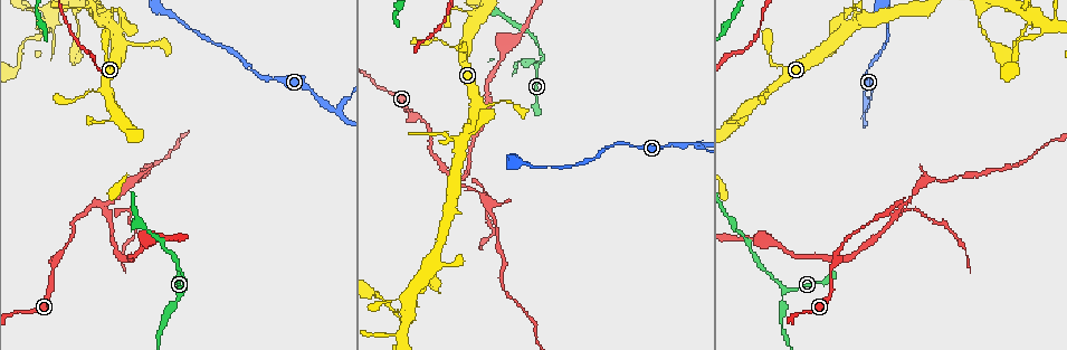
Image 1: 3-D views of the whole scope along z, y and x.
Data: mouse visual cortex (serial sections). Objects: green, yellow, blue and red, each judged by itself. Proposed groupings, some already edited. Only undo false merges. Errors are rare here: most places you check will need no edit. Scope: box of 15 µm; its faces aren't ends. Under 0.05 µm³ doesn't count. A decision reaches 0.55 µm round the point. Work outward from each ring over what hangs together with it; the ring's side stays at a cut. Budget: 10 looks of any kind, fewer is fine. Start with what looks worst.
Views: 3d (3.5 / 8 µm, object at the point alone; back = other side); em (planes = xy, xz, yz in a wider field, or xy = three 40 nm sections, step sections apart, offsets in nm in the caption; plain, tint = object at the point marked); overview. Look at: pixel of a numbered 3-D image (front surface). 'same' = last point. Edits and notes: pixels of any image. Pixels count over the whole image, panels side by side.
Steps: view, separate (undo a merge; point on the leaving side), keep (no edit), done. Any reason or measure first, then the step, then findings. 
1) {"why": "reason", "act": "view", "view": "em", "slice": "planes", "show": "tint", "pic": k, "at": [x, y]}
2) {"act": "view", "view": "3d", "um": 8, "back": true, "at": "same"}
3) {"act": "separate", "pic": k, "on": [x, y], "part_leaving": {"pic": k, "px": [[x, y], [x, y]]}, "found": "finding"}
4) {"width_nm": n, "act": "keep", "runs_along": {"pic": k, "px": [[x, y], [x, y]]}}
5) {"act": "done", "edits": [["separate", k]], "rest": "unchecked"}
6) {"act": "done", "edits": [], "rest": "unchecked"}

{"act": "view", "view": "3d", "um": 3.5, "pic": 1, "at": [903, 204]}

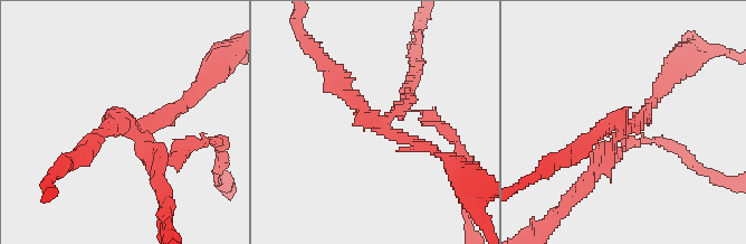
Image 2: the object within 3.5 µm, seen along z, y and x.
{"arms": 3, "arm_widths_nm": [150, 200, 200], "why": "now the EM", "act": "view", "view": "em", "slice": "planes", "show": "tint", "pic": 2, "at": [623, 125]}

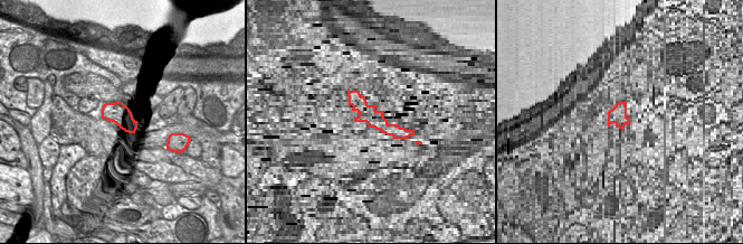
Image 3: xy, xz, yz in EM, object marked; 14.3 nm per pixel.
{"act": "separate", "pic": 2, "on": [594, 156], "part_leaving": {"pic": 2, "px": [[613, 140], [611, 153], [560, 213]]}, "found": "two cells meet here"}

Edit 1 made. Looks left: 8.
{"act": "view", "view": "overview"}

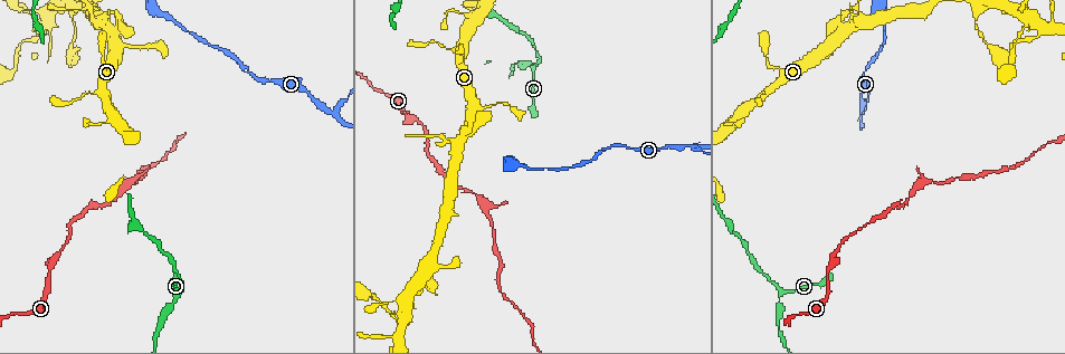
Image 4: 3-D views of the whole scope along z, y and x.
{"why": "three arms meet", "act": "view", "view": "3d", "um": 3.5, "pic": 4, "at": [334, 110]}

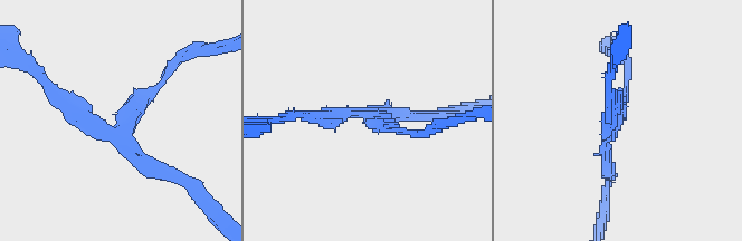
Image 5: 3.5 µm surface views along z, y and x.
{"arm_widths_nm": [150, 150, 200], "act": "separate", "pic": 5, "on": [144, 100], "part_leaving": {"pic": 5, "px": [[121, 128], [165, 77], [172, 63]]}, "found": "two cells meet here"}

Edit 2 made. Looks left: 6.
{"why": "abrupt turn", "act": "view", "view": "3d", "um": 3.5, "pic": 4, "at": [533, 63]}

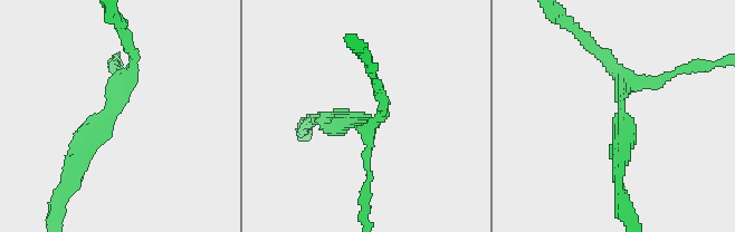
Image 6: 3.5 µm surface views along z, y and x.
{"arms": 3, "arm_widths_nm": [150, 200, 250], "why": "now the EM", "act": "view", "view": "em", "slice": "planes", "show": "tint", "pic": 6, "at": [364, 122]}

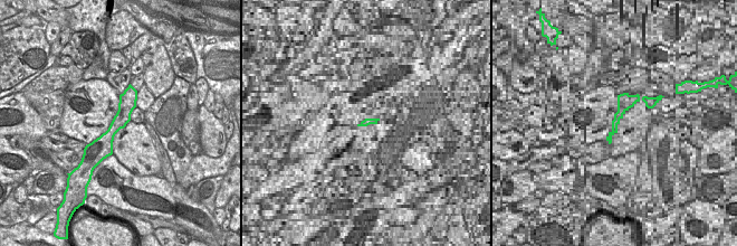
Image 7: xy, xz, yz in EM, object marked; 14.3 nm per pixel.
{"act": "keep", "runs_along": {"pic": 7, "px": [[134, 93], [122, 119], [95, 151]]}, "found": "continuous, no second cell"}

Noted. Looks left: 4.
{"why": "abrupt turn", "act": "view", "view": "3d", "um": 8, "back": true, "pic": 4, "at": [99, 24]}

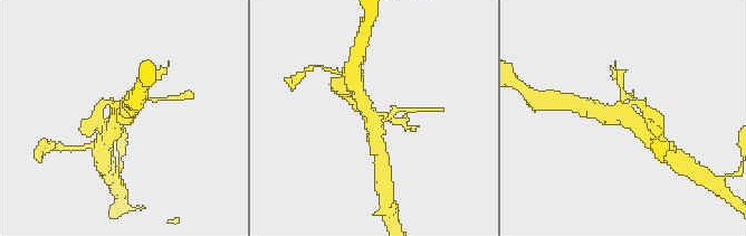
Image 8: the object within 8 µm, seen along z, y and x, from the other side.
{"why": "now the EM", "act": "view", "view": "em", "slice": "planes", "show": "tint", "pic": 8, "at": [624, 118]}

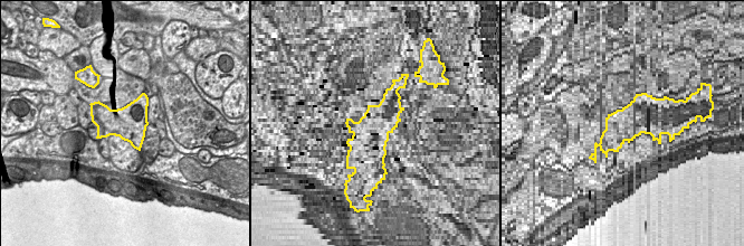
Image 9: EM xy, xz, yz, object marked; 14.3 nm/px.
{"act": "separate", "pic": 8, "on": [395, 121], "part_leaving": {"pic": 8, "px": [[384, 119], [394, 110], [411, 110]]}, "found": "two cells meet here"}

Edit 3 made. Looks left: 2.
{"act": "done", "edits": [["separate", 2], ["separate", 5], ["separate", 8]], "rest": "unchecked"}

